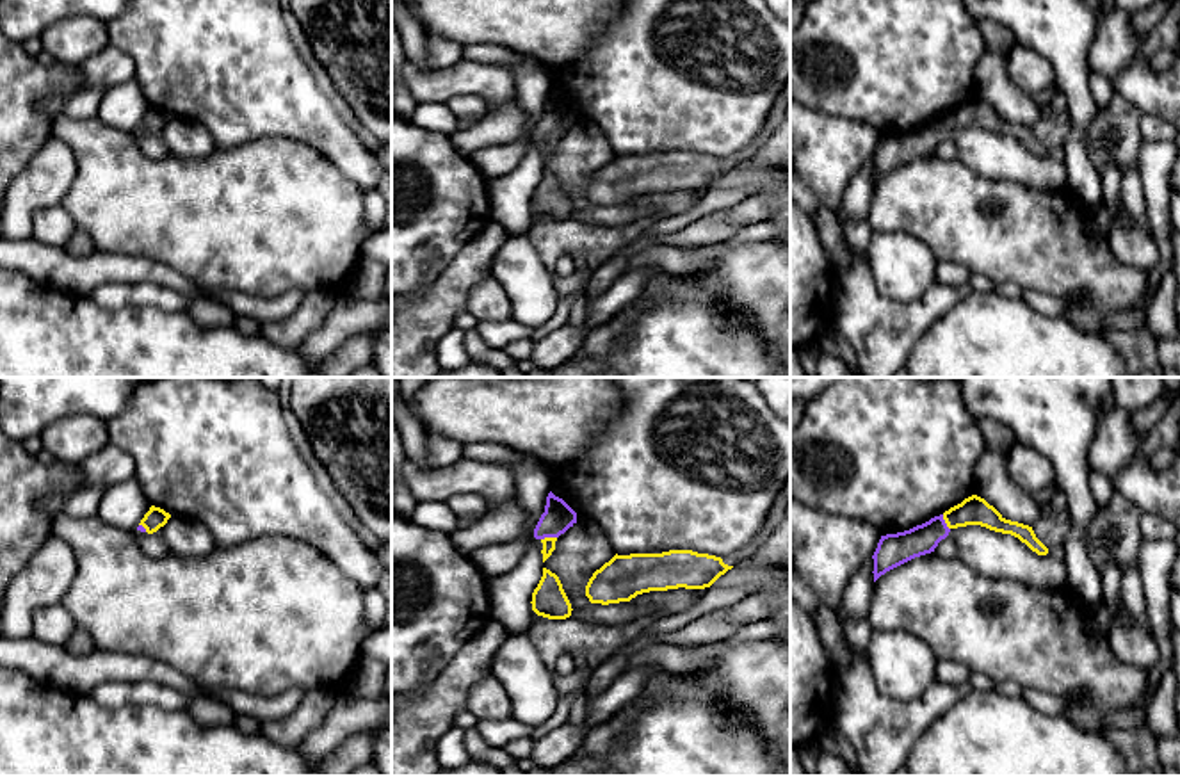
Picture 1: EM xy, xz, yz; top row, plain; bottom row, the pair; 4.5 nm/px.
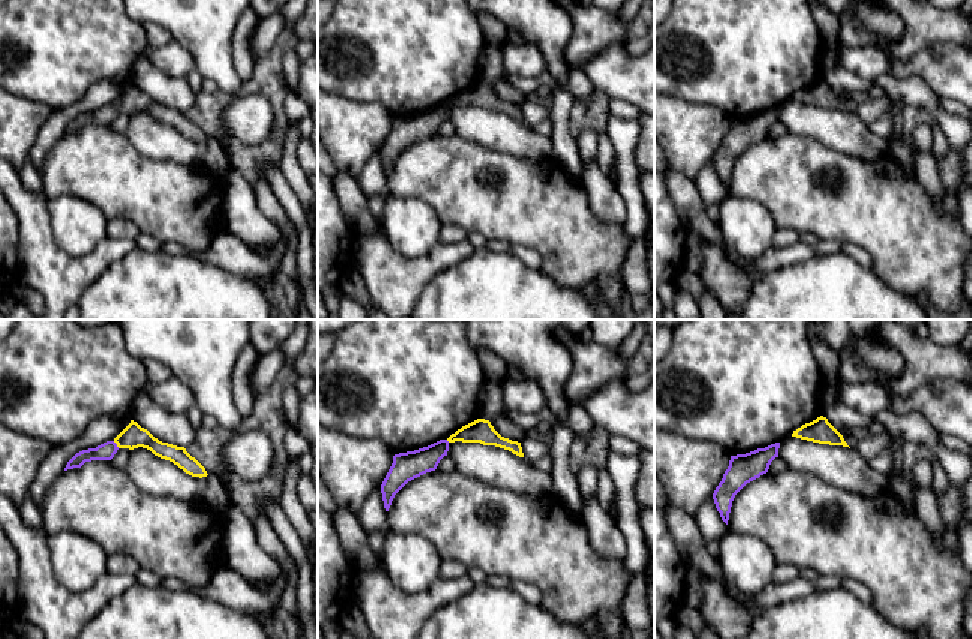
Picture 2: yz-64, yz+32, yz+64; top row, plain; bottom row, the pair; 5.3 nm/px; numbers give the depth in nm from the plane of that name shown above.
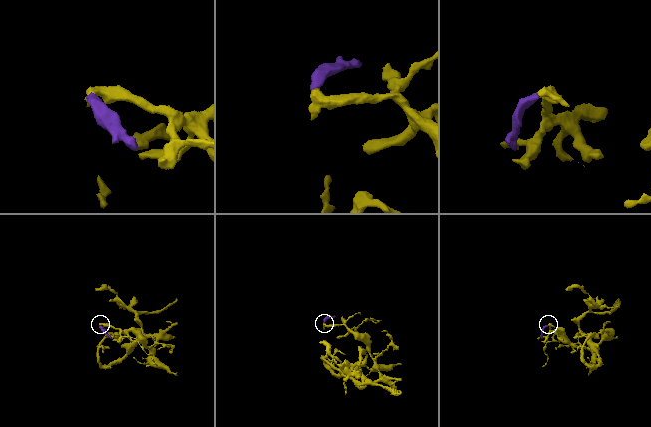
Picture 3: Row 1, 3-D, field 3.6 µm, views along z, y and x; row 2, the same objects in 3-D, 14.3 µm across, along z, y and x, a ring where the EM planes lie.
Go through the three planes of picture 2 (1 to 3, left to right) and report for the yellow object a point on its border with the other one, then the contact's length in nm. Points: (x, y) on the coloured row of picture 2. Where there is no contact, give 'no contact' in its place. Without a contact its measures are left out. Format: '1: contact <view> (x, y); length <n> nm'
1: contact yz-64 (116, 444); length 50 nm
2: no contact
3: no contact

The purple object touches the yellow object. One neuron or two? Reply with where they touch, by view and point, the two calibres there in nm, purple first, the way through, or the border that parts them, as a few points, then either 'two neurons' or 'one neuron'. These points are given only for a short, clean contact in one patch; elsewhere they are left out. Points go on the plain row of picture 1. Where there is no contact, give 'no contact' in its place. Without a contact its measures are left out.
xz (549, 137) | 140/60 nm | across xz (557, 118), (549, 129), (549, 137), (549, 145) | one neuron

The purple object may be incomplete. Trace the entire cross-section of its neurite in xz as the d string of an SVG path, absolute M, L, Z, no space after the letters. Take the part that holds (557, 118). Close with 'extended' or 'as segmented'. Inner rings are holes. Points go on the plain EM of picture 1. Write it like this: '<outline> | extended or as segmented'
M552 93L546 98L545 114L541 116L534 139L543 144L543 164L555 151L555 142L561 135L564 135L570 128L577 125L577 114Z | extended

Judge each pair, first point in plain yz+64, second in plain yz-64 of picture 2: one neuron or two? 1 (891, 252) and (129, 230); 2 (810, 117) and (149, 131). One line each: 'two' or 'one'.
1: two
2: one

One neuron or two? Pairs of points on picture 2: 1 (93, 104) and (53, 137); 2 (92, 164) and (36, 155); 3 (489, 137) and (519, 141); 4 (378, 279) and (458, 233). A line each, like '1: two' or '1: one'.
1: one
2: two
3: one
4: two

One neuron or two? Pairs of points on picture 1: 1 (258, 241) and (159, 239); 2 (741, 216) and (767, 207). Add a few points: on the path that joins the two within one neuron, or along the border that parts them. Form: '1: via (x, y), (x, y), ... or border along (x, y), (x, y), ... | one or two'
1: via (234, 239), (184, 239) | one
2: via (748, 212), (760, 207) | one

